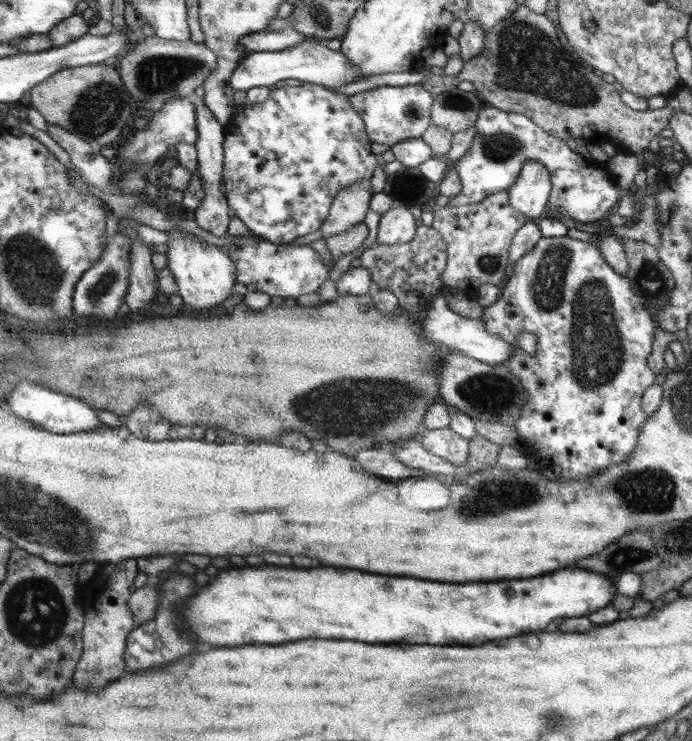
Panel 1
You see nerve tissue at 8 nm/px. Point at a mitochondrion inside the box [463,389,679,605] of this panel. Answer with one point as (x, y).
(626, 554)

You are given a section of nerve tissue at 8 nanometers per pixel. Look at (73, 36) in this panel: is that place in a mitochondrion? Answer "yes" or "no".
no

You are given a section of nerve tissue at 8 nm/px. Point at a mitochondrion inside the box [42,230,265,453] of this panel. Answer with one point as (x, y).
(97, 294)

